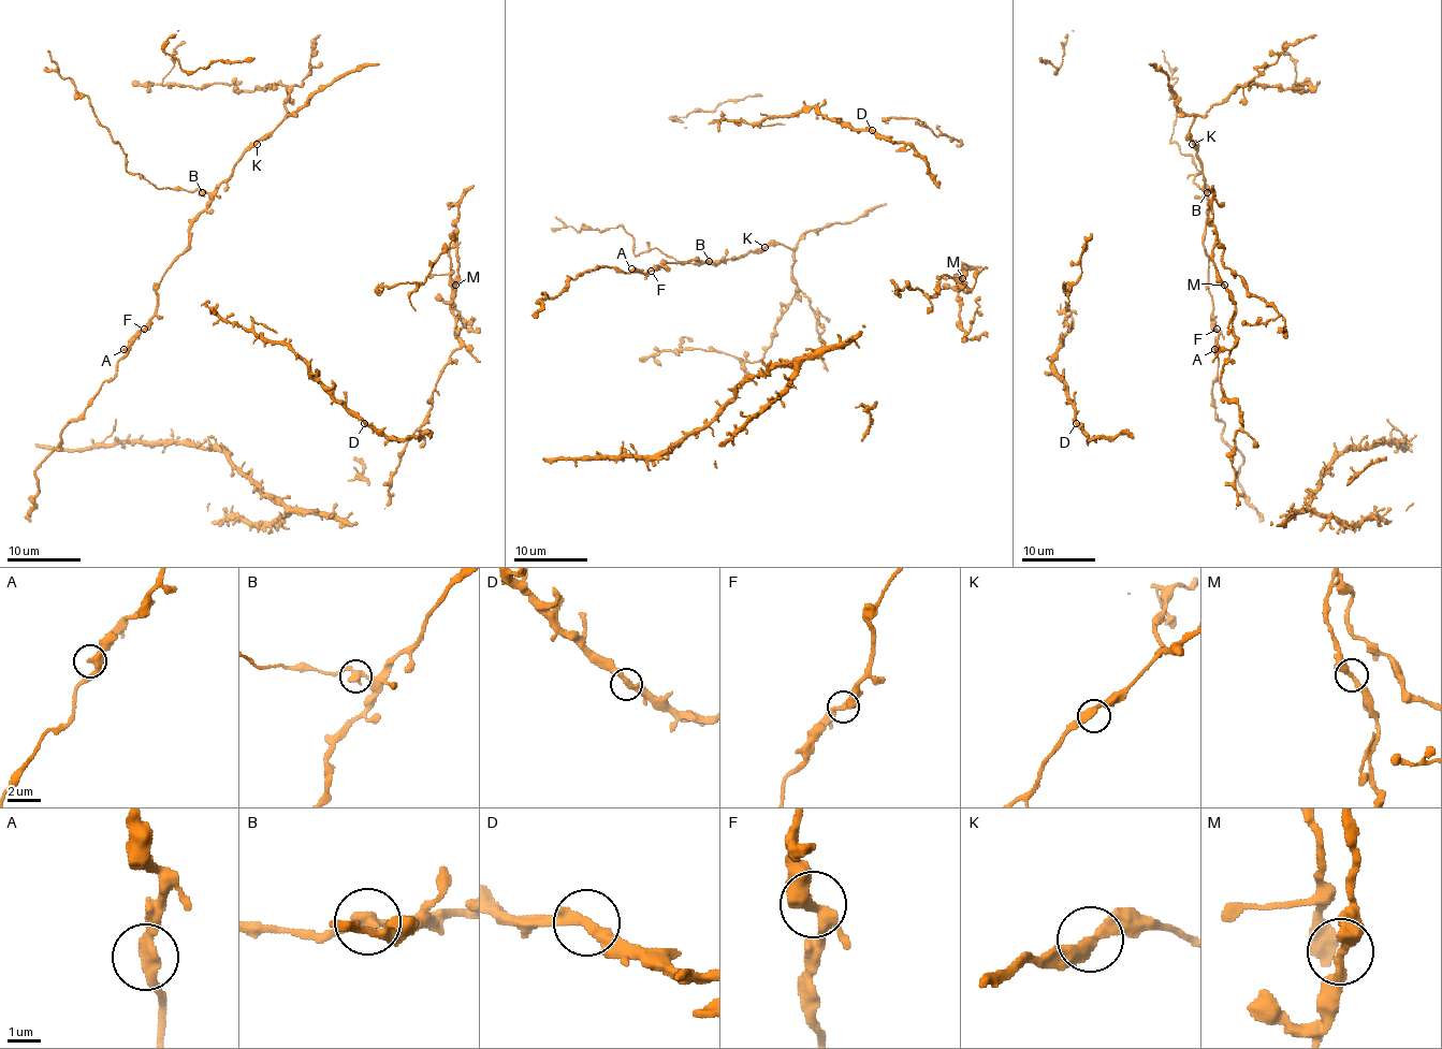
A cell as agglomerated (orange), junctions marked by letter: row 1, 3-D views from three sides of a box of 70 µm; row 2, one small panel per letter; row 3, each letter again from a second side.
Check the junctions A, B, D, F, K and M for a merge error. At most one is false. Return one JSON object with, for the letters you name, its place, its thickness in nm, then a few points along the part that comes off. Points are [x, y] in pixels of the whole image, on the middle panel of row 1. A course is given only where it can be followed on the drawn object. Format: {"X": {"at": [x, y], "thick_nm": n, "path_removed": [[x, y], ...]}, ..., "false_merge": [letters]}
{"B": {"at": [709, 261], "thick_nm": 320, "path_removed": [[709, 262], [683, 263], [655, 248], [635, 255], [632, 237], [622, 224], [577, 230], [555, 217]]}, "false_merge": ["B"]}

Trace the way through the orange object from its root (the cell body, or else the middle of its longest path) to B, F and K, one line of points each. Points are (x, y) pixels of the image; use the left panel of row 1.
B: (157, 297), (162, 274), (185, 249), (190, 223), (207, 207), (208, 195), (201, 192)
F: (157, 297), (157, 312), (144, 329)
K: (157, 297), (162, 274), (188, 244), (190, 223), (207, 207), (208, 195), (231, 174), (235, 162), (257, 144)

